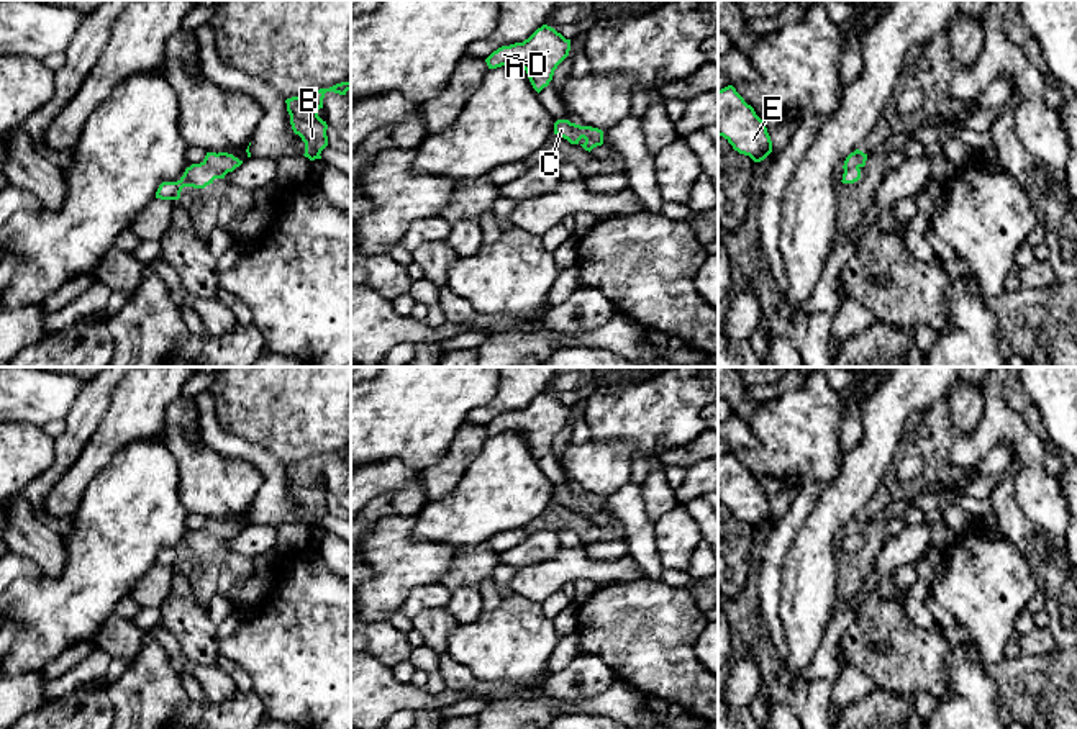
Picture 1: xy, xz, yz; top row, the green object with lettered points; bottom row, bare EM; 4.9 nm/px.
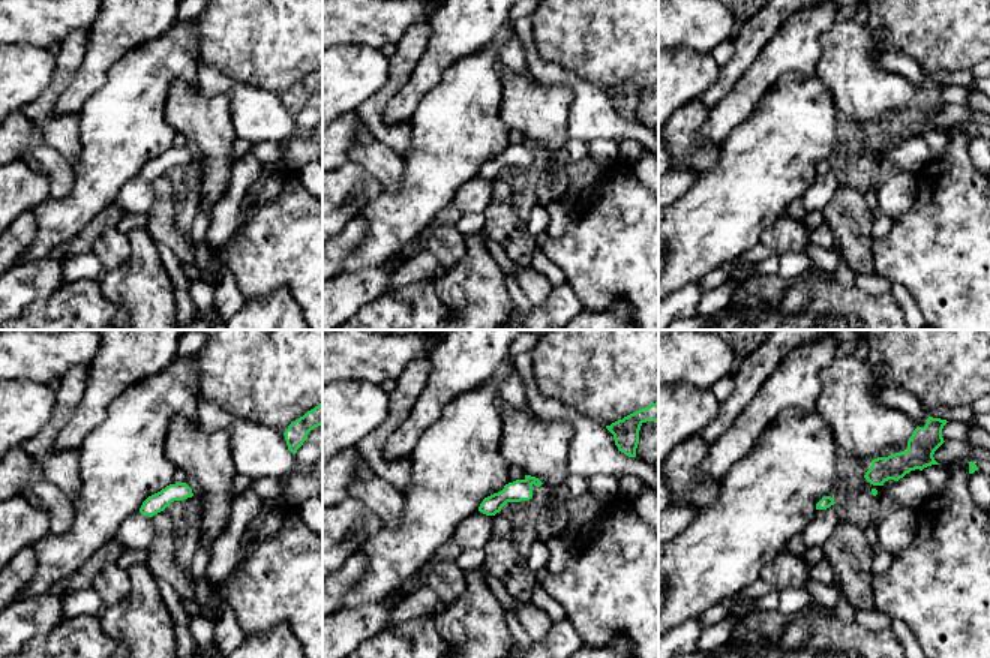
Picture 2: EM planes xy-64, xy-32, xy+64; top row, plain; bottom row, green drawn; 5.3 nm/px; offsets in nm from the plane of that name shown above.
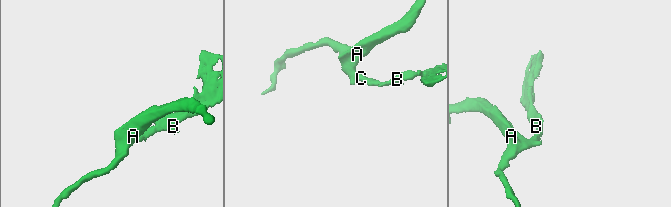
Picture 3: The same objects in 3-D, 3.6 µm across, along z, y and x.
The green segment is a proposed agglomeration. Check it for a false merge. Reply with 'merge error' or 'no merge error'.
no merge error

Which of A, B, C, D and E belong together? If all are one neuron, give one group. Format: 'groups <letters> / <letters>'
groups A B C D E

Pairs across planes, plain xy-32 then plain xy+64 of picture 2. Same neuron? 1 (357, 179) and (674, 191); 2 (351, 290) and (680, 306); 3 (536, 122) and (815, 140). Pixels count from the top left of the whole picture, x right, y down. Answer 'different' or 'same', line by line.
1: same
2: same
3: different

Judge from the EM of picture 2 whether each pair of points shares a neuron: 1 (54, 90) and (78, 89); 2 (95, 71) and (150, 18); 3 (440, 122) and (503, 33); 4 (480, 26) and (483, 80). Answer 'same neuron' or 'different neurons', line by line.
1: different neurons
2: same neuron
3: different neurons
4: different neurons

